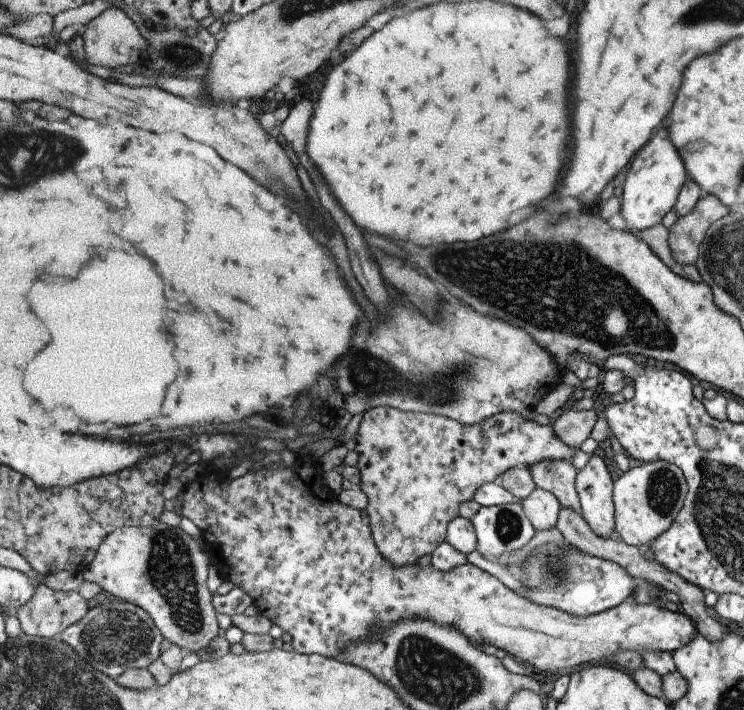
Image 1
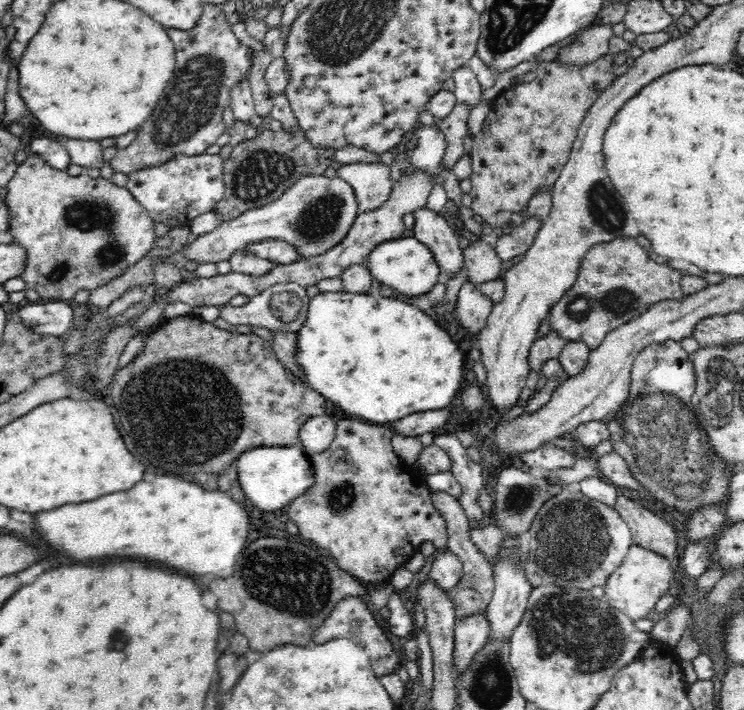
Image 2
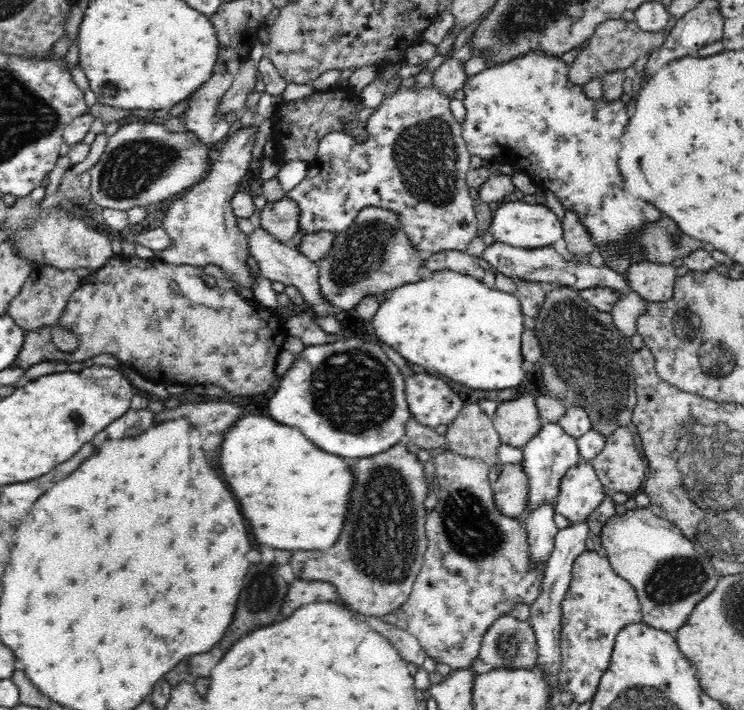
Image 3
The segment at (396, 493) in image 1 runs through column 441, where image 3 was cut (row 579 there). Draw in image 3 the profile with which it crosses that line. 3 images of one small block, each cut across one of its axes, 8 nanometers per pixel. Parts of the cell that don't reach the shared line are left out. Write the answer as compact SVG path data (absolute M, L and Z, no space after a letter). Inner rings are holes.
M446 450L442 454L438 454L436 458L432 458L434 466L436 466L436 474L434 478L438 480L438 504L428 512L426 510L426 540L428 540L428 550L424 554L424 564L420 568L420 574L416 578L416 584L412 588L412 594L408 598L406 604L400 606L400 610L396 612L396 618L398 618L398 628L400 630L406 630L410 632L412 636L416 636L420 640L420 646L422 650L426 652L428 658L436 660L438 664L446 664L448 668L452 670L472 670L476 666L476 662L480 660L480 648L482 648L482 640L484 640L484 634L488 632L488 628L492 628L492 624L496 624L496 620L500 620L502 616L510 616L512 608L516 604L528 604L532 606L536 602L536 598L540 596L542 592L542 584L544 584L544 578L546 578L546 570L542 566L542 562L532 562L532 550L530 550L530 542L528 542L528 530L524 526L524 520L518 518L518 516L506 516L498 504L496 504L496 496L494 496L494 484L490 484L488 480L488 464L482 462L480 458L470 458L470 456L462 456L462 454L456 454L454 450Z

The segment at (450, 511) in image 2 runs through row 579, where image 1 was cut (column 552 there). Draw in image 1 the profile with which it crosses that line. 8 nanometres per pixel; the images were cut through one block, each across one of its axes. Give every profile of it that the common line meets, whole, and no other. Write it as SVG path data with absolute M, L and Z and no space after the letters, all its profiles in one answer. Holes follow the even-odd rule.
M543 460L541 464L535 464L529 468L531 478L535 482L535 488L551 492L561 508L569 508L573 512L581 512L579 498L575 492L575 476L577 470L571 462L555 462L555 460Z

